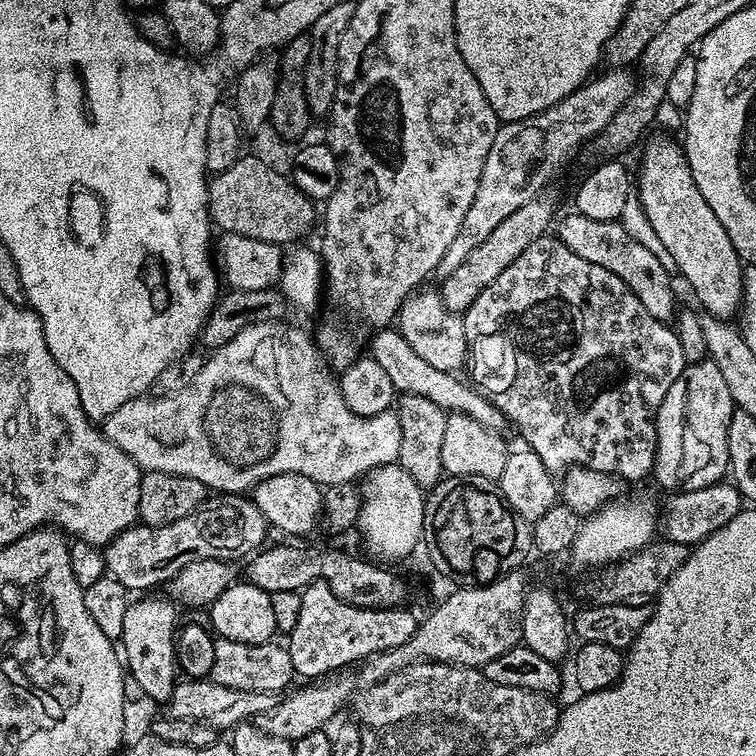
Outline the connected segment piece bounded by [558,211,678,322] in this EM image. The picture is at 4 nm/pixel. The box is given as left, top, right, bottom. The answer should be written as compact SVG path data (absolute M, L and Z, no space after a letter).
M573 211L571 215L564 221L559 221L561 224L558 238L563 244L570 246L570 250L574 250L578 258L586 258L586 262L594 262L594 266L602 266L602 270L618 274L618 278L626 282L626 286L636 295L638 302L642 302L642 306L646 306L646 310L650 310L654 318L671 321L677 315L678 305L676 306L676 296L672 293L673 277L663 268L662 262L658 262L658 258L654 258L654 254L650 254L646 246L634 242L634 238L626 234L619 220L598 222L577 211Z

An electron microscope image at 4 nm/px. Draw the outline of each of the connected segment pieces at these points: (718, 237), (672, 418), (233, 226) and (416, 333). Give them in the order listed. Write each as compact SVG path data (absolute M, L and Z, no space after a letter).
M649 139L643 145L644 157L640 160L640 180L638 176L638 199L650 218L650 226L654 226L658 239L666 245L666 250L676 263L676 272L684 275L684 280L696 291L696 300L704 307L703 311L719 320L731 321L732 315L741 311L744 303L744 274L745 265L740 255L734 250L734 242L730 242L730 234L714 210L706 206L706 198L702 198L702 190L694 182L694 174L690 174L688 160L684 157L683 147L672 140Z
M710 359L698 361L685 367L678 381L678 393L670 394L662 402L662 406L656 415L657 429L662 430L662 436L668 440L676 440L680 436L680 452L672 448L668 453L661 455L658 460L659 467L664 467L664 484L668 490L689 492L690 490L702 490L711 484L719 484L729 475L728 466L728 427L734 411L734 405L730 398L730 389L718 371L718 366Z
M241 155L230 170L215 173L209 179L207 192L208 219L221 233L233 232L242 234L246 238L258 238L258 242L270 242L281 246L292 246L312 228L312 223L317 223L318 208L313 200L306 194L296 189L287 175L284 176L276 168L271 168L264 160L256 156Z
M417 290L405 300L398 313L398 331L410 342L410 350L422 358L422 362L430 362L434 370L442 370L453 374L459 373L460 367L469 363L468 339L464 329L464 318L459 312L451 312L445 308L439 291L424 292Z

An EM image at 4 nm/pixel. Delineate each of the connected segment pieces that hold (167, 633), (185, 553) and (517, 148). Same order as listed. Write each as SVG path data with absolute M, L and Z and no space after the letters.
M156 594L133 599L126 610L126 622L122 622L120 640L122 660L126 665L127 675L142 686L147 699L152 702L153 700L168 701L178 683L176 657L178 632L176 628L172 629L172 623L176 620L177 605L171 599L168 600L159 600Z
M244 494L229 495L227 500L228 504L201 506L186 514L186 518L161 528L140 522L115 536L103 549L107 575L122 582L124 588L140 594L145 590L156 590L159 584L167 585L183 568L194 562L237 562L243 556L248 558L260 552L266 544L264 539L270 533L270 525L262 510L258 510L254 501Z
M613 67L605 76L597 75L589 79L587 84L562 98L562 102L554 102L554 106L530 118L509 120L497 127L494 146L490 146L490 154L486 154L486 162L482 166L478 194L474 196L474 202L462 220L458 238L450 242L450 250L446 250L442 262L438 262L436 267L436 272L441 277L458 270L474 246L482 246L482 242L486 242L486 238L490 238L490 234L494 234L494 230L506 218L510 218L518 206L526 206L526 202L545 191L549 187L548 179L583 144L587 145L606 126L610 126L614 114L626 106L628 99L637 90L637 77L632 77L630 72L627 67Z

